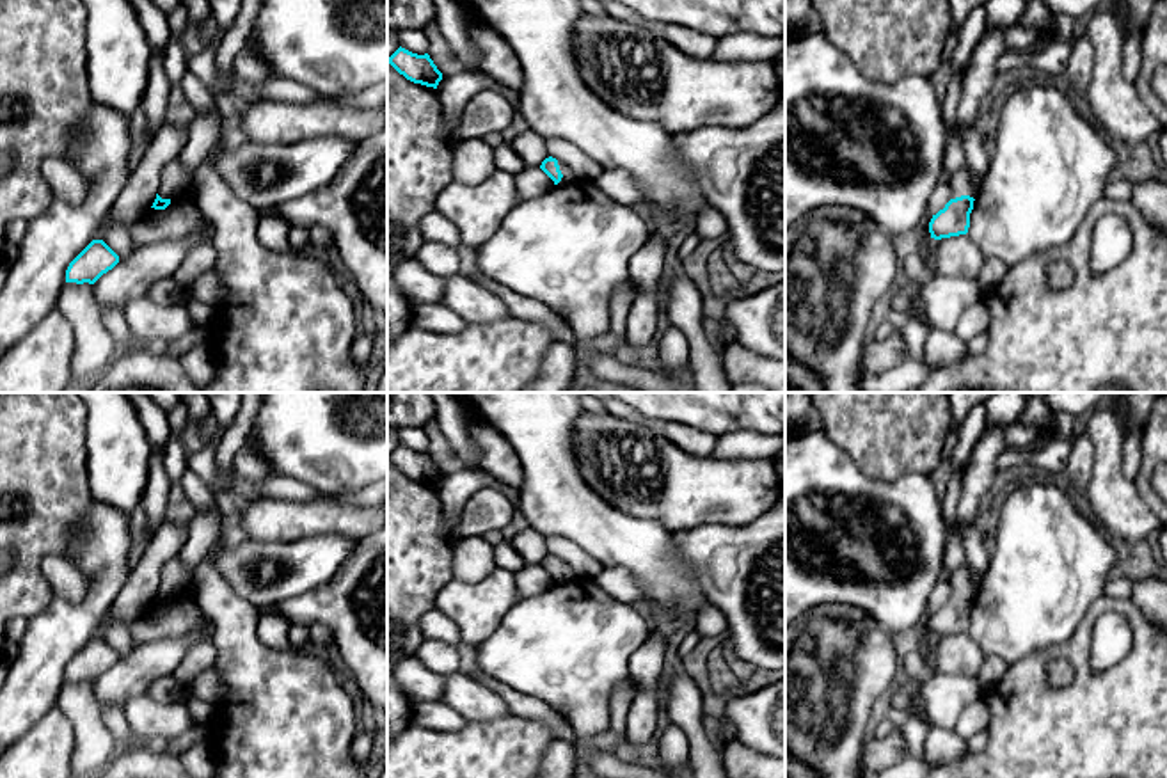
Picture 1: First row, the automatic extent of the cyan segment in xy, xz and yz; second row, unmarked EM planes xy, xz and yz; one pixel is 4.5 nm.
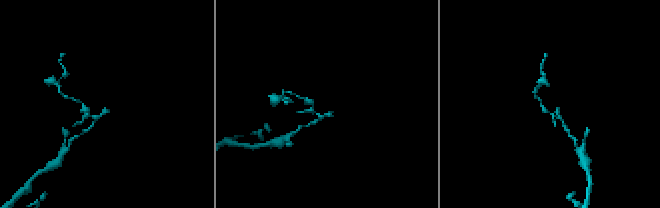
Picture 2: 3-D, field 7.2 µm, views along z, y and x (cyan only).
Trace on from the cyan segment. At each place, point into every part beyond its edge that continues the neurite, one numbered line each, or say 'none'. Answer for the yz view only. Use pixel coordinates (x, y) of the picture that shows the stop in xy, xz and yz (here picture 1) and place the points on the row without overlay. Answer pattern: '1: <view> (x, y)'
1: yz (963, 581)

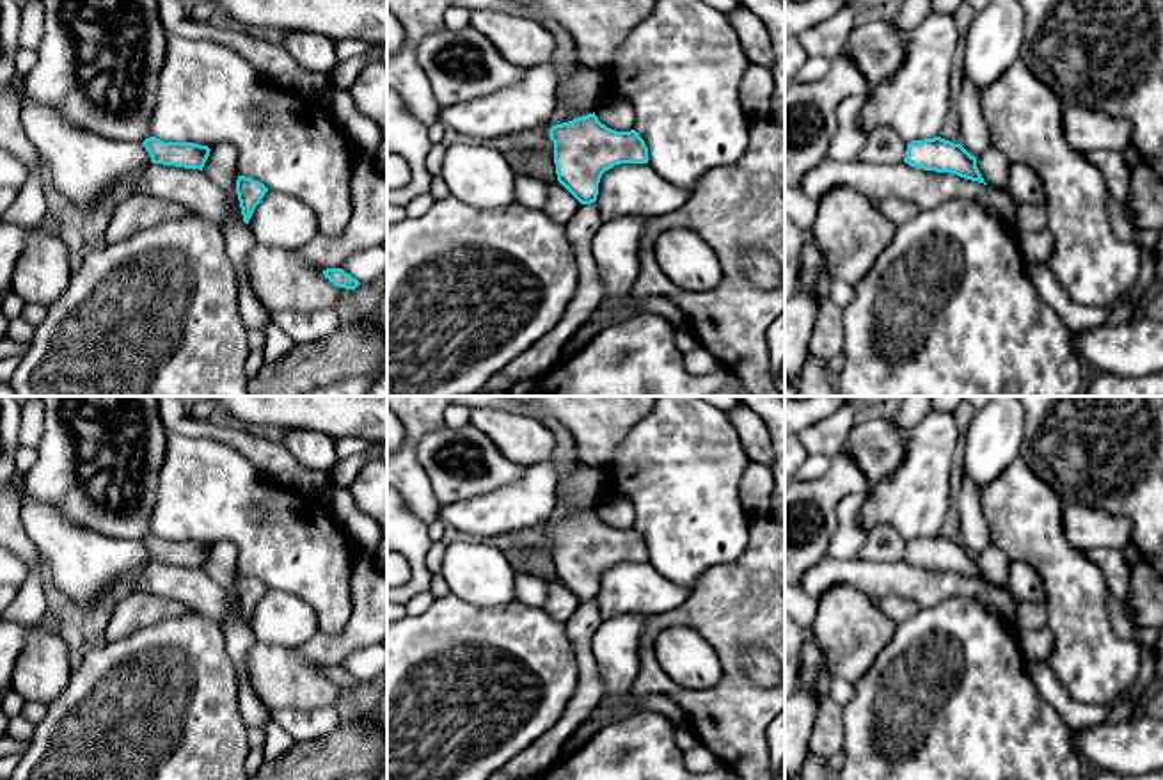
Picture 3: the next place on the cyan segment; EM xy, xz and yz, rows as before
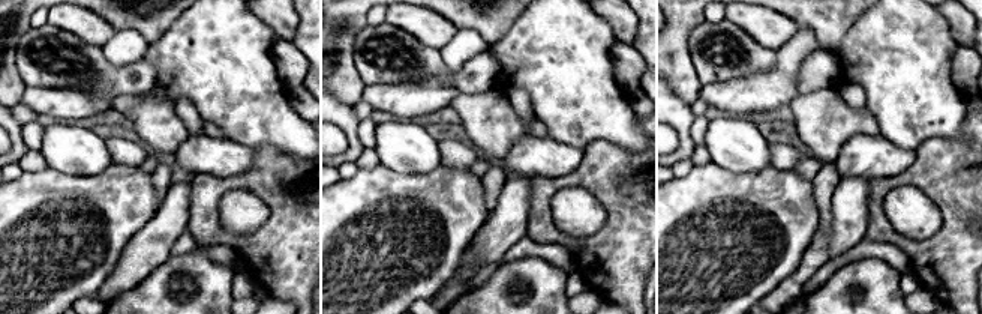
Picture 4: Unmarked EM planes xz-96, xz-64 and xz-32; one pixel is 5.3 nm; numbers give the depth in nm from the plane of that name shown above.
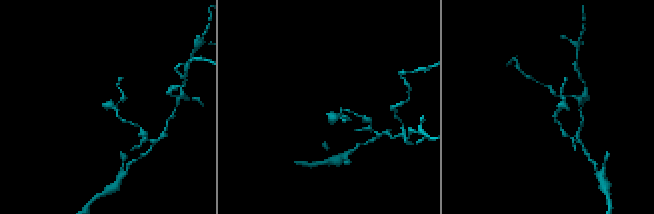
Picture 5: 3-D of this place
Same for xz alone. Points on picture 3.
none

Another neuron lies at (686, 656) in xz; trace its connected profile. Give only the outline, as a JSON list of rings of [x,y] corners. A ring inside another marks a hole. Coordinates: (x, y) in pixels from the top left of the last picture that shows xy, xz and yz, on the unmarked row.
[[[691,627],[662,631],[655,643],[662,670],[682,688],[712,688],[723,673],[712,645]]]

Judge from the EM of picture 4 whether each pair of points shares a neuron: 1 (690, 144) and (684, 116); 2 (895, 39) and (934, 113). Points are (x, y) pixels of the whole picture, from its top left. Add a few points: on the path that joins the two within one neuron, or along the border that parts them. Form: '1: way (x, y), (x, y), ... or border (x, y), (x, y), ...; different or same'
1: way (685, 137), (684, 123); same
2: way (901, 57), (907, 84), (918, 95); same

